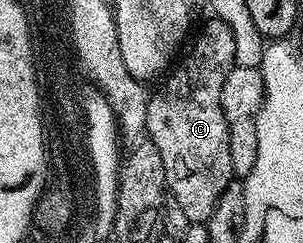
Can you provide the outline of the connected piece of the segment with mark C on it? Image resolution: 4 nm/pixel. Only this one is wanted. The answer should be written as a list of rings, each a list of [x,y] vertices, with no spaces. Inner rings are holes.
[[[209,17],[199,27],[196,28],[197,36],[195,31],[187,46],[180,52],[179,58],[172,64],[171,70],[160,80],[161,88],[150,94],[145,122],[148,142],[153,143],[163,156],[163,173],[168,194],[179,201],[179,209],[187,213],[190,223],[205,223],[209,220],[223,189],[227,189],[234,178],[229,144],[230,120],[225,118],[221,98],[223,81],[227,81],[227,73],[235,66],[235,37],[231,37],[231,29],[227,29],[225,22],[216,17]]]

